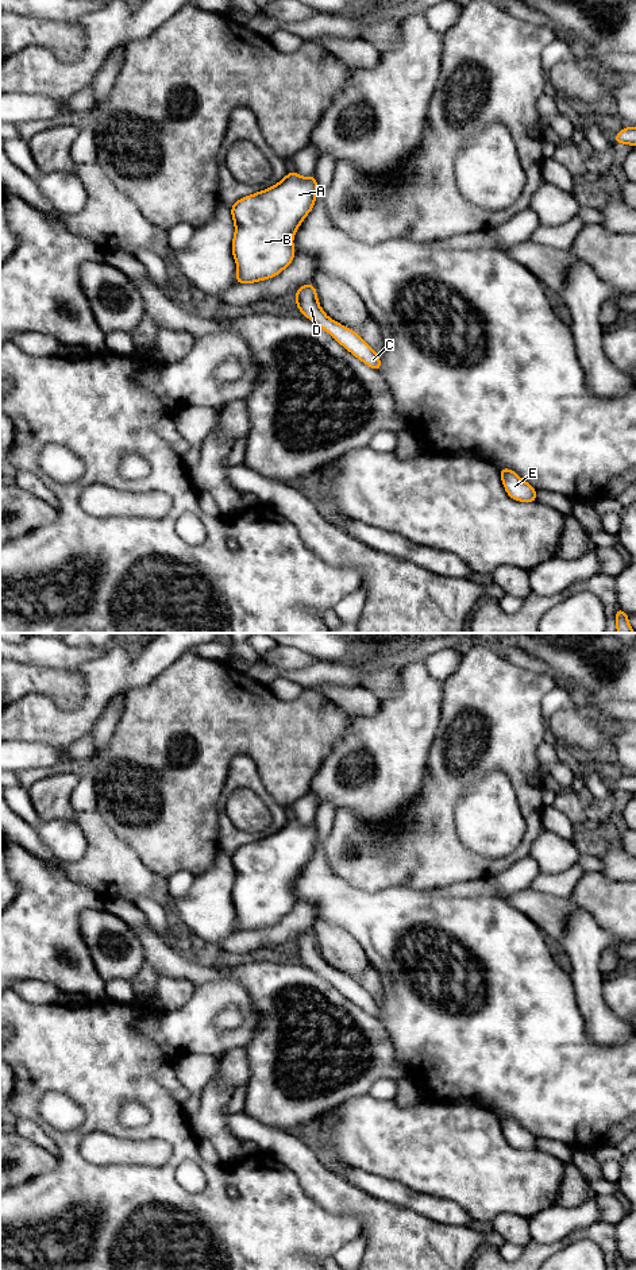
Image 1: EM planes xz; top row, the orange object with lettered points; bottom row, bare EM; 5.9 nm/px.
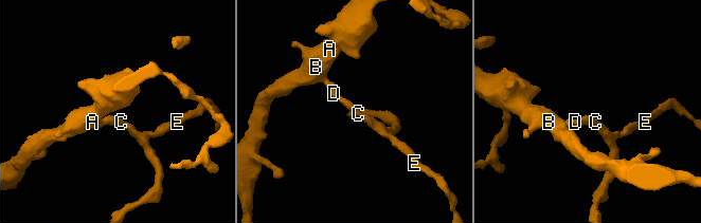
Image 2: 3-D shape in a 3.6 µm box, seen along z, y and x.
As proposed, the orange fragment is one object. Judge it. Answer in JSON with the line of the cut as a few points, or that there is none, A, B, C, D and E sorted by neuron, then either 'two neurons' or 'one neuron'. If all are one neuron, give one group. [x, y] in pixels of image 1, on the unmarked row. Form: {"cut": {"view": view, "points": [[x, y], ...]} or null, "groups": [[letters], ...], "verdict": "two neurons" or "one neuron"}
{"cut": null, "groups": [["A", "B", "C", "D", "E"]], "verdict": "one neuron"}

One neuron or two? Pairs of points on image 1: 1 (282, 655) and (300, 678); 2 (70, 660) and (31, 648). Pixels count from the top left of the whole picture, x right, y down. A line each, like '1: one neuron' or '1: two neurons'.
1: two neurons
2: one neuron

